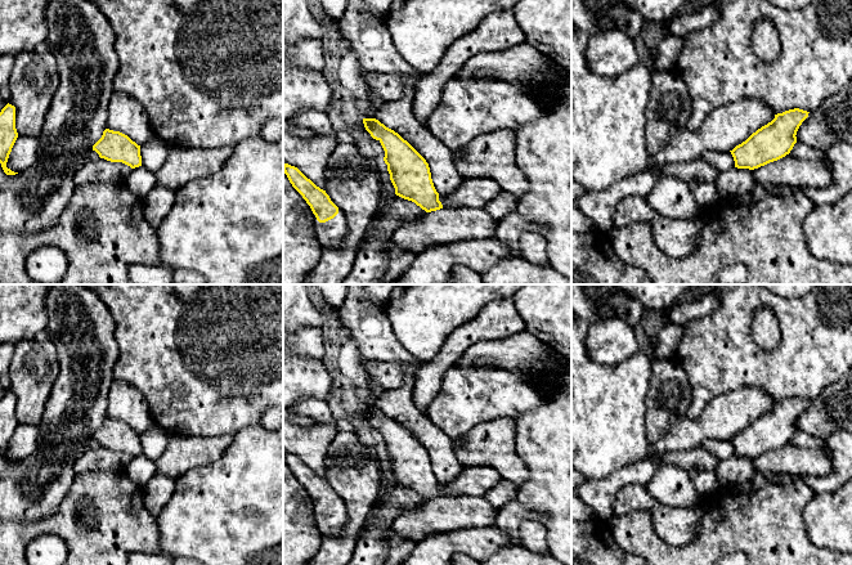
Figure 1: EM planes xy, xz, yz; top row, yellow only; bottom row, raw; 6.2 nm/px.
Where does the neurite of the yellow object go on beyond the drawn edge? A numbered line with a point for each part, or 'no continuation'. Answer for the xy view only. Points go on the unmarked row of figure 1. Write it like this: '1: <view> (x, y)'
no continuation

